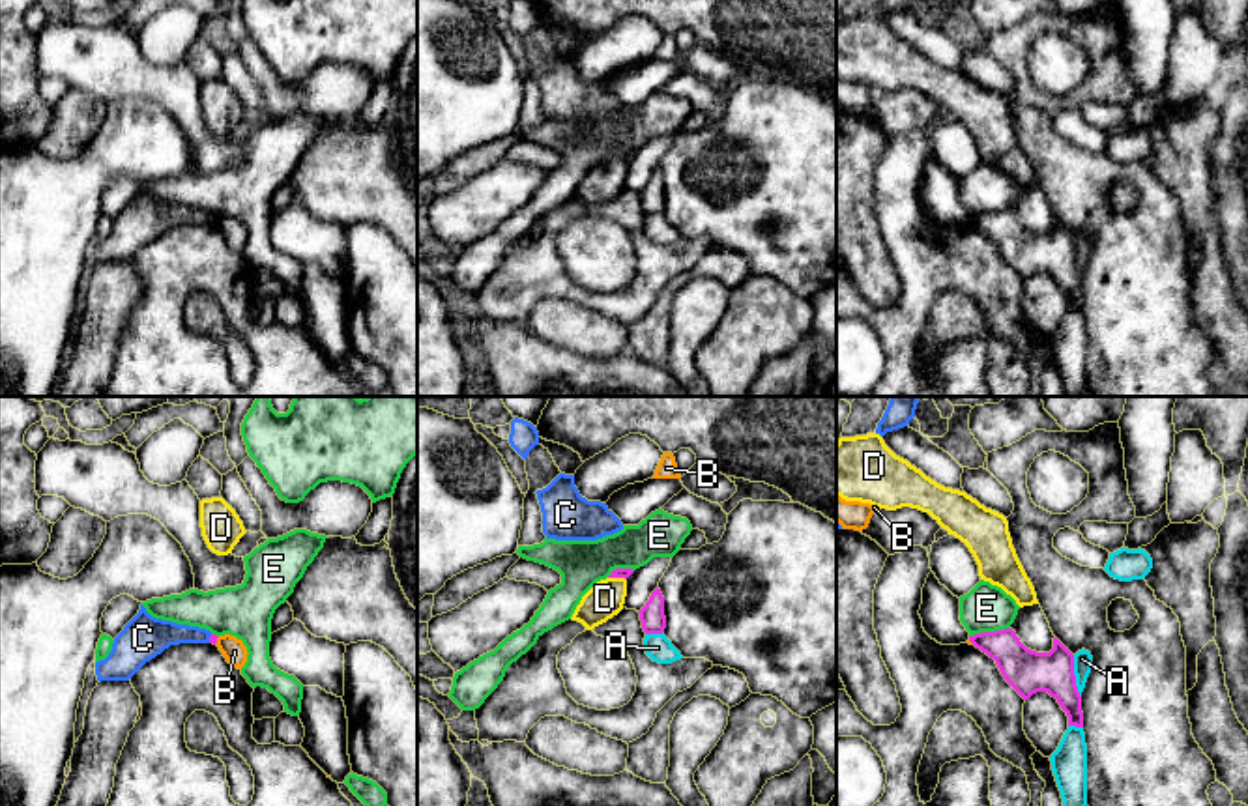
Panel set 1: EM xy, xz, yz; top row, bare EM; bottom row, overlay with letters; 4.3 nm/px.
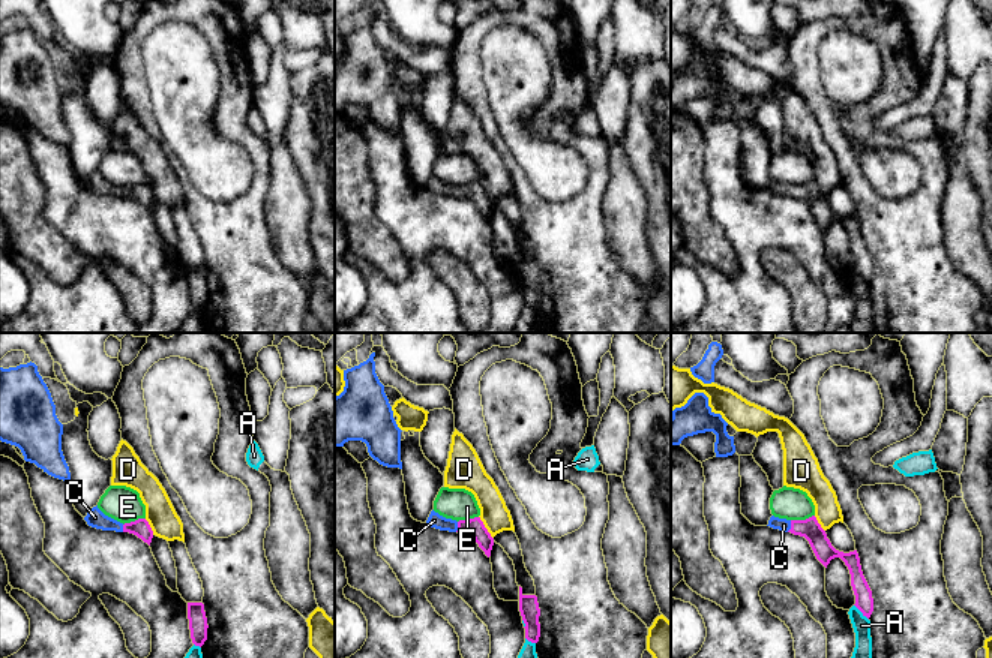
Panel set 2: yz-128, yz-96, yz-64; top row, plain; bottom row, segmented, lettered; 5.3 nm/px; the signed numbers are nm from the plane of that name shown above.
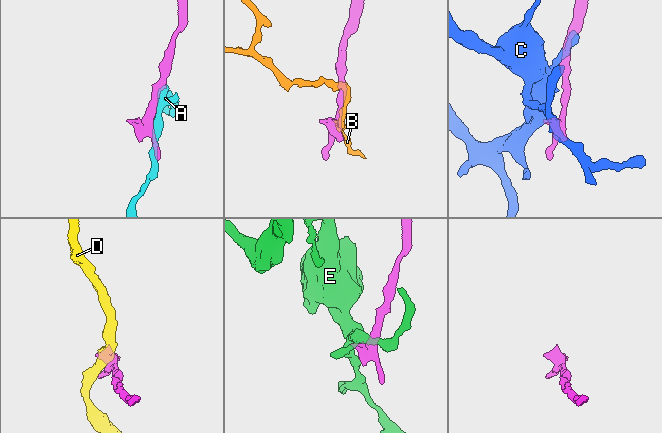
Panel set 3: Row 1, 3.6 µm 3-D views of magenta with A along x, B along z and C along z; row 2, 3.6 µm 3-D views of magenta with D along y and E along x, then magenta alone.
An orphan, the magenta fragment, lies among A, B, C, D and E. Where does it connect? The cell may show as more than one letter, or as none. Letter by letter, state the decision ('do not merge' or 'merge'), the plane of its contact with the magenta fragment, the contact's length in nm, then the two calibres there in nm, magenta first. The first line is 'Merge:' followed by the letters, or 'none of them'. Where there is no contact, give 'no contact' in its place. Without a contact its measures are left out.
Merge: C
A: do not merge; meets magenta in yz; contact 190 nm long; 190 nm thick on the magenta side, 80 nm on the other
B: do not merge; meets magenta in xy; contact 50 nm long; 30 nm thick on the magenta side, 100 nm on the other
C: merge; meets magenta in xy; contact 40 nm long; 30 nm thick on the magenta side, 160 nm on the other
D: do not merge; meets magenta in xz; contact 80 nm long; 50 nm thick on the magenta side, 160 nm on the other
E: do not merge; meets magenta in yz; contact 180 nm long; 190 nm thick on the magenta side, 200 nm on the other

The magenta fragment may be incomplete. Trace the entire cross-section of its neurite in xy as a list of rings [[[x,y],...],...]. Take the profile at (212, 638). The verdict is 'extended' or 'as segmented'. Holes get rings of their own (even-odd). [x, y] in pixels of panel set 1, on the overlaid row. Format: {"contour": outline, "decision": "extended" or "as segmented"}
{"contour": [[[140,604],[138,613],[114,638],[112,651],[95,662],[97,681],[129,681],[146,662],[170,645],[217,643],[206,628],[178,625],[152,617]]], "decision": "extended"}

